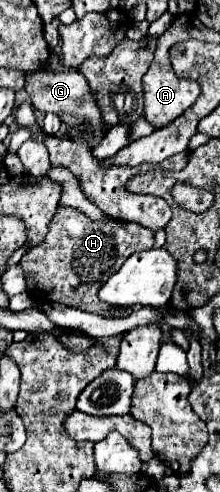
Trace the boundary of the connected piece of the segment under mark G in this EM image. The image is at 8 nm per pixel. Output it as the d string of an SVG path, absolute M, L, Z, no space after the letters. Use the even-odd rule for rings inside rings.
M67 69L67 71L37 71L37 73L27 73L25 75L25 91L29 95L31 105L45 113L55 113L59 115L59 119L69 127L69 137L73 141L85 141L89 145L99 143L105 137L105 127L101 125L101 111L97 109L97 103L93 99L93 95L89 93L89 85L85 81L85 77L75 71L75 69Z

